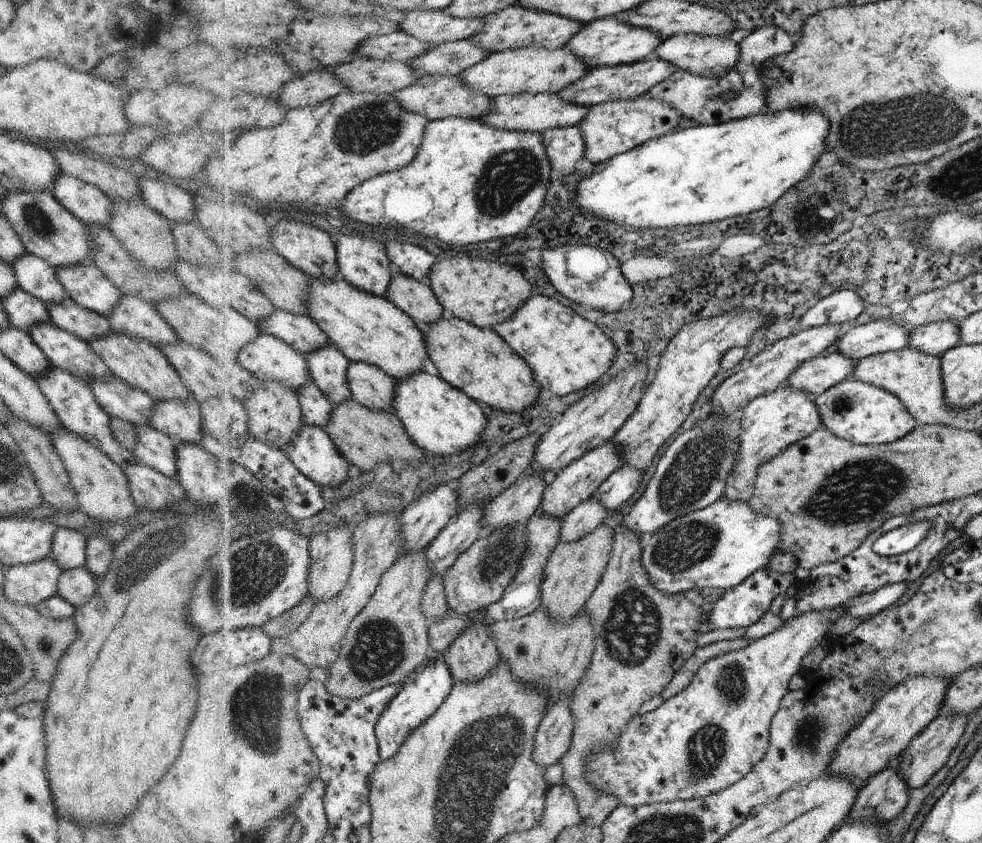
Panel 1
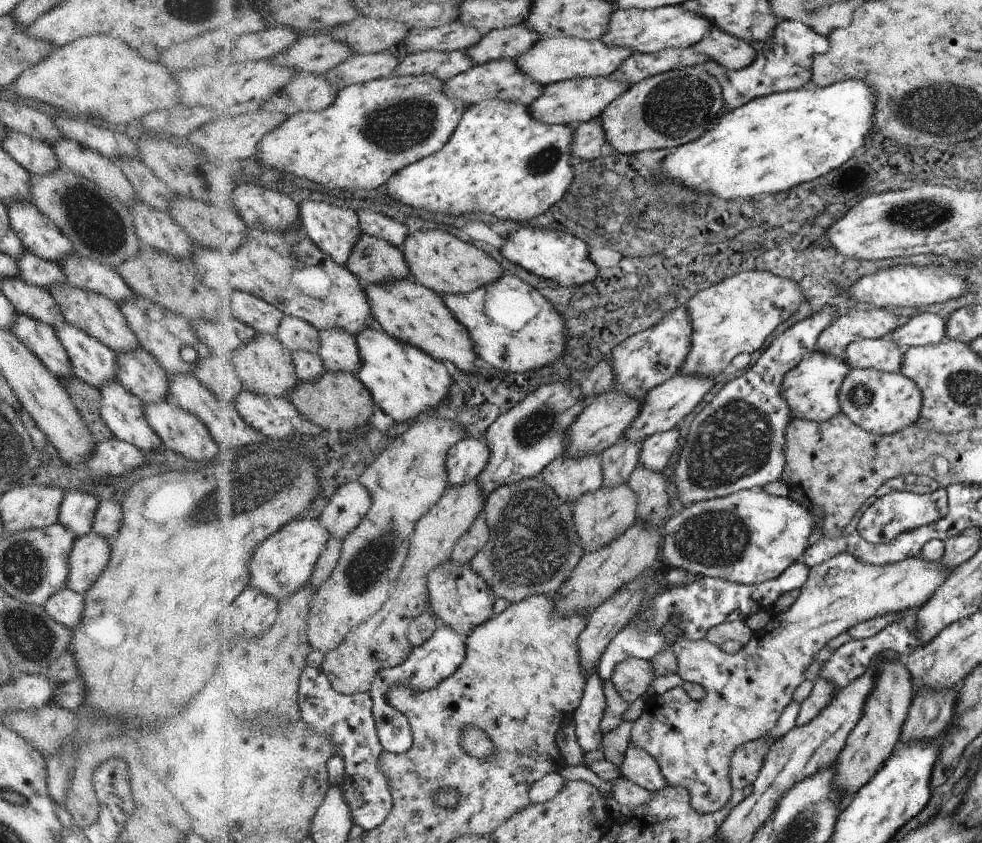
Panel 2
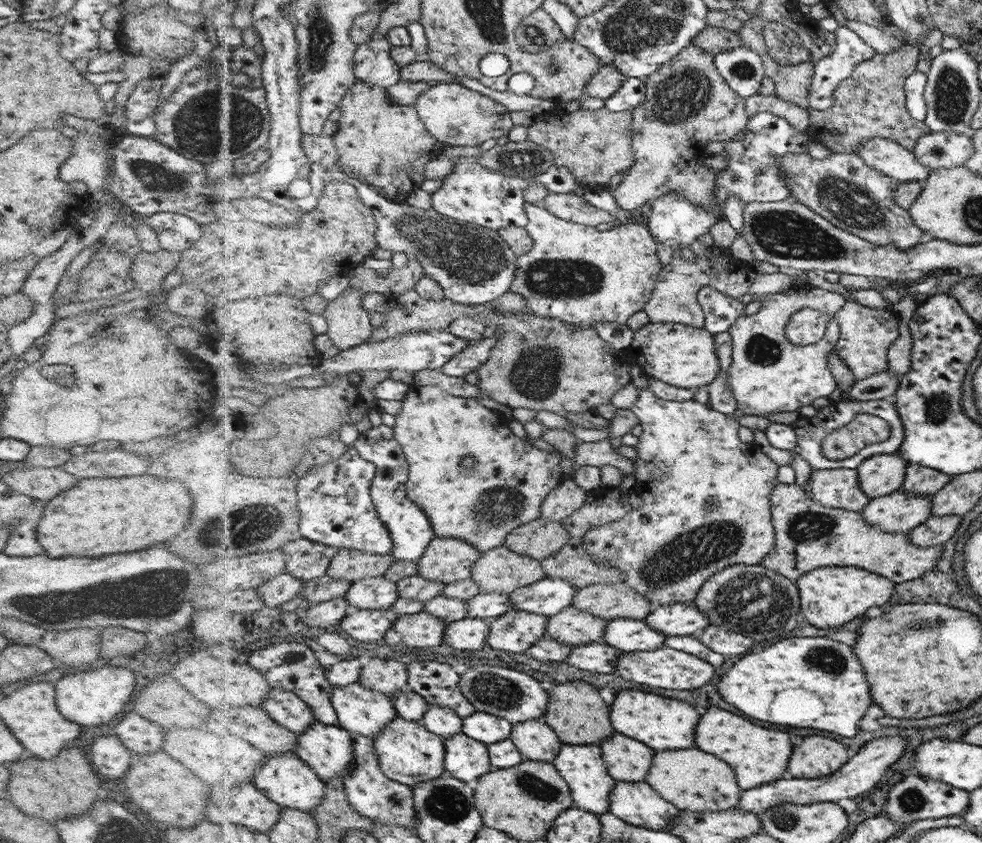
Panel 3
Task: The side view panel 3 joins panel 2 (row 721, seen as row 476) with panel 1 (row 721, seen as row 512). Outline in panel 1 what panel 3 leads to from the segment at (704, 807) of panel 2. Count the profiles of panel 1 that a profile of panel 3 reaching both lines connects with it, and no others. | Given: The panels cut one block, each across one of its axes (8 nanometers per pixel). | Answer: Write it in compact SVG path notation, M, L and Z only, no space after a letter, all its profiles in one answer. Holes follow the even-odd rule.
M830 608L821 611L812 611L811 613L803 614L795 619L788 619L785 621L786 624L783 628L765 637L756 639L755 642L752 642L752 644L748 645L746 648L708 659L704 665L700 667L698 672L696 672L687 688L684 688L675 696L665 700L659 707L656 707L653 712L647 712L643 715L639 712L636 713L635 716L631 718L627 728L623 730L622 736L615 738L615 745L613 747L604 745L603 749L592 751L587 756L587 782L602 793L615 796L619 800L620 805L639 807L654 803L667 803L675 800L687 801L688 799L701 799L727 789L730 785L734 785L735 782L746 777L766 756L767 749L770 748L771 721L774 720L775 714L779 712L783 698L790 692L791 678L800 670L802 658L804 658L804 656L814 648L817 642L820 642L820 638L828 632L828 622L832 620L832 614L834 614L834 609ZM644 724L650 727L648 732L641 732L640 730L640 726L644 726Z

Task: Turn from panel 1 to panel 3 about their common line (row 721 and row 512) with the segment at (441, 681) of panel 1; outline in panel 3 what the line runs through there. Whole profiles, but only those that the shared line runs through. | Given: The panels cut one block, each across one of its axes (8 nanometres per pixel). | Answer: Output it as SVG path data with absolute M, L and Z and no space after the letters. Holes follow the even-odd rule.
M384 422L368 432L361 433L353 446L360 450L364 458L377 464L378 475L372 485L372 496L380 516L392 531L396 543L392 555L396 560L419 561L437 536L430 515L408 495L405 464L408 458L404 447L396 438L395 427Z

